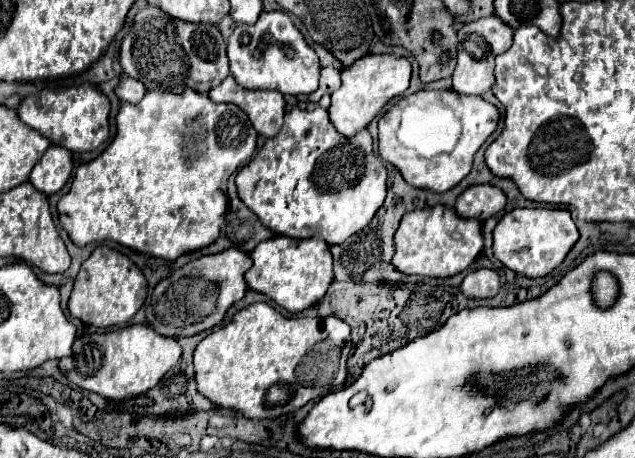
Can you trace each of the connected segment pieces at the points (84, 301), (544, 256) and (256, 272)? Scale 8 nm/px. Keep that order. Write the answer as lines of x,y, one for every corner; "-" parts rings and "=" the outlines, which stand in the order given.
103,245
97,247
91,257
81,265
73,283
73,291
69,295
67,309
73,317
81,319
87,325
93,325
97,329
109,329
125,325
139,311
145,297
147,281
137,265
123,253
=
537,207
537,209
513,209
493,229
493,255
507,269
525,277
549,275
577,243
579,231
567,209
=
277,235
259,243
249,257
253,259
251,269
245,273
249,289
271,297
289,313
301,313
303,309
319,303
333,281
333,257
329,253
329,245
321,237
291,239

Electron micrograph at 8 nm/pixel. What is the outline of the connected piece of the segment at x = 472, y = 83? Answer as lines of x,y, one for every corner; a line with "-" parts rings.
497,15
483,17
473,23
465,23
457,31
457,67
453,71
453,89
465,95
481,95
495,83
493,67
495,57
505,53
513,43
513,29
505,25

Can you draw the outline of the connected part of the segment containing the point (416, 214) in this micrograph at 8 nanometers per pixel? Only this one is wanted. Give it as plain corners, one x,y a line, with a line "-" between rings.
435,205
431,209
417,209
403,215
395,231
393,263
405,275
425,277
453,277
465,271
483,249
481,223
459,217
451,207

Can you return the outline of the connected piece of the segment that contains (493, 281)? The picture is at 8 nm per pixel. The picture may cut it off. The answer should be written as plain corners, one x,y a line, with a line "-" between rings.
477,269
465,275
461,293
469,299
491,299
499,293
499,275
493,269

